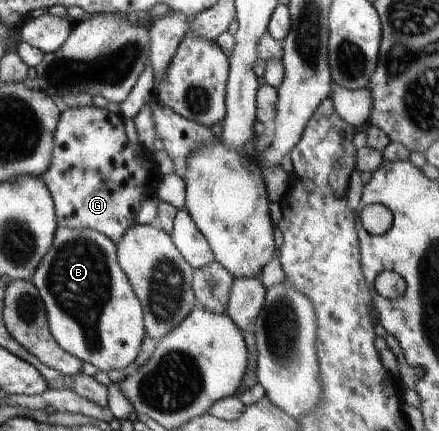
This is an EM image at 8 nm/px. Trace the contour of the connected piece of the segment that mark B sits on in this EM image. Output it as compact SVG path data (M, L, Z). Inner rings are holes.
M60 225L48 252L32 275L32 284L39 290L45 309L49 331L54 340L82 362L94 364L98 370L129 369L140 352L145 334L143 308L129 278L117 261L117 246L111 238L93 228L68 228Z

